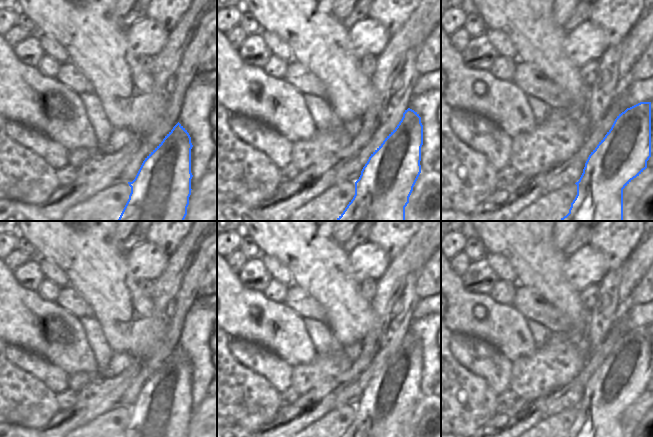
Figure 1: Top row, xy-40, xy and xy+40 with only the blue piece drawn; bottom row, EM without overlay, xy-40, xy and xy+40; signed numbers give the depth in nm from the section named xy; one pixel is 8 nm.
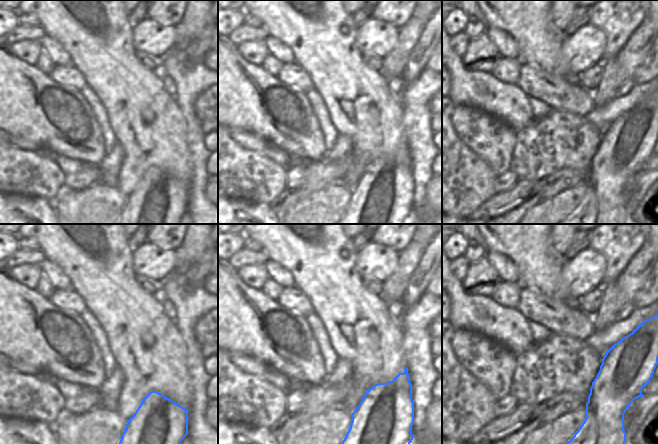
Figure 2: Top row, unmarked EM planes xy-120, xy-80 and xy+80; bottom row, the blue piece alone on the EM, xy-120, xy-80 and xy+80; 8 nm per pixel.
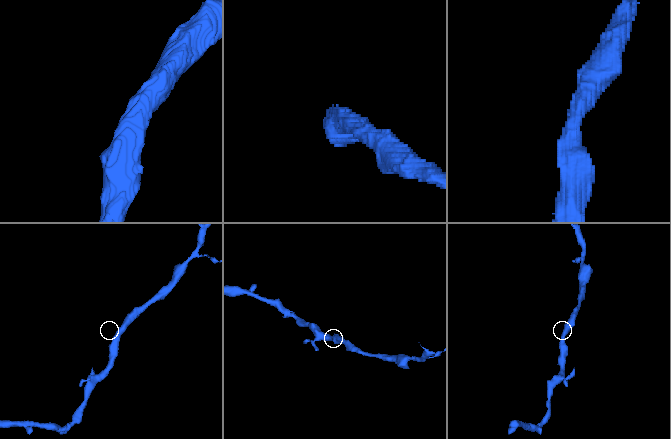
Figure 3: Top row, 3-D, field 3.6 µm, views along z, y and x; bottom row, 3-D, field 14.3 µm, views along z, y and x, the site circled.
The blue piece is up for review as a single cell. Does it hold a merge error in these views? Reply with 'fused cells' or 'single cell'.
single cell

